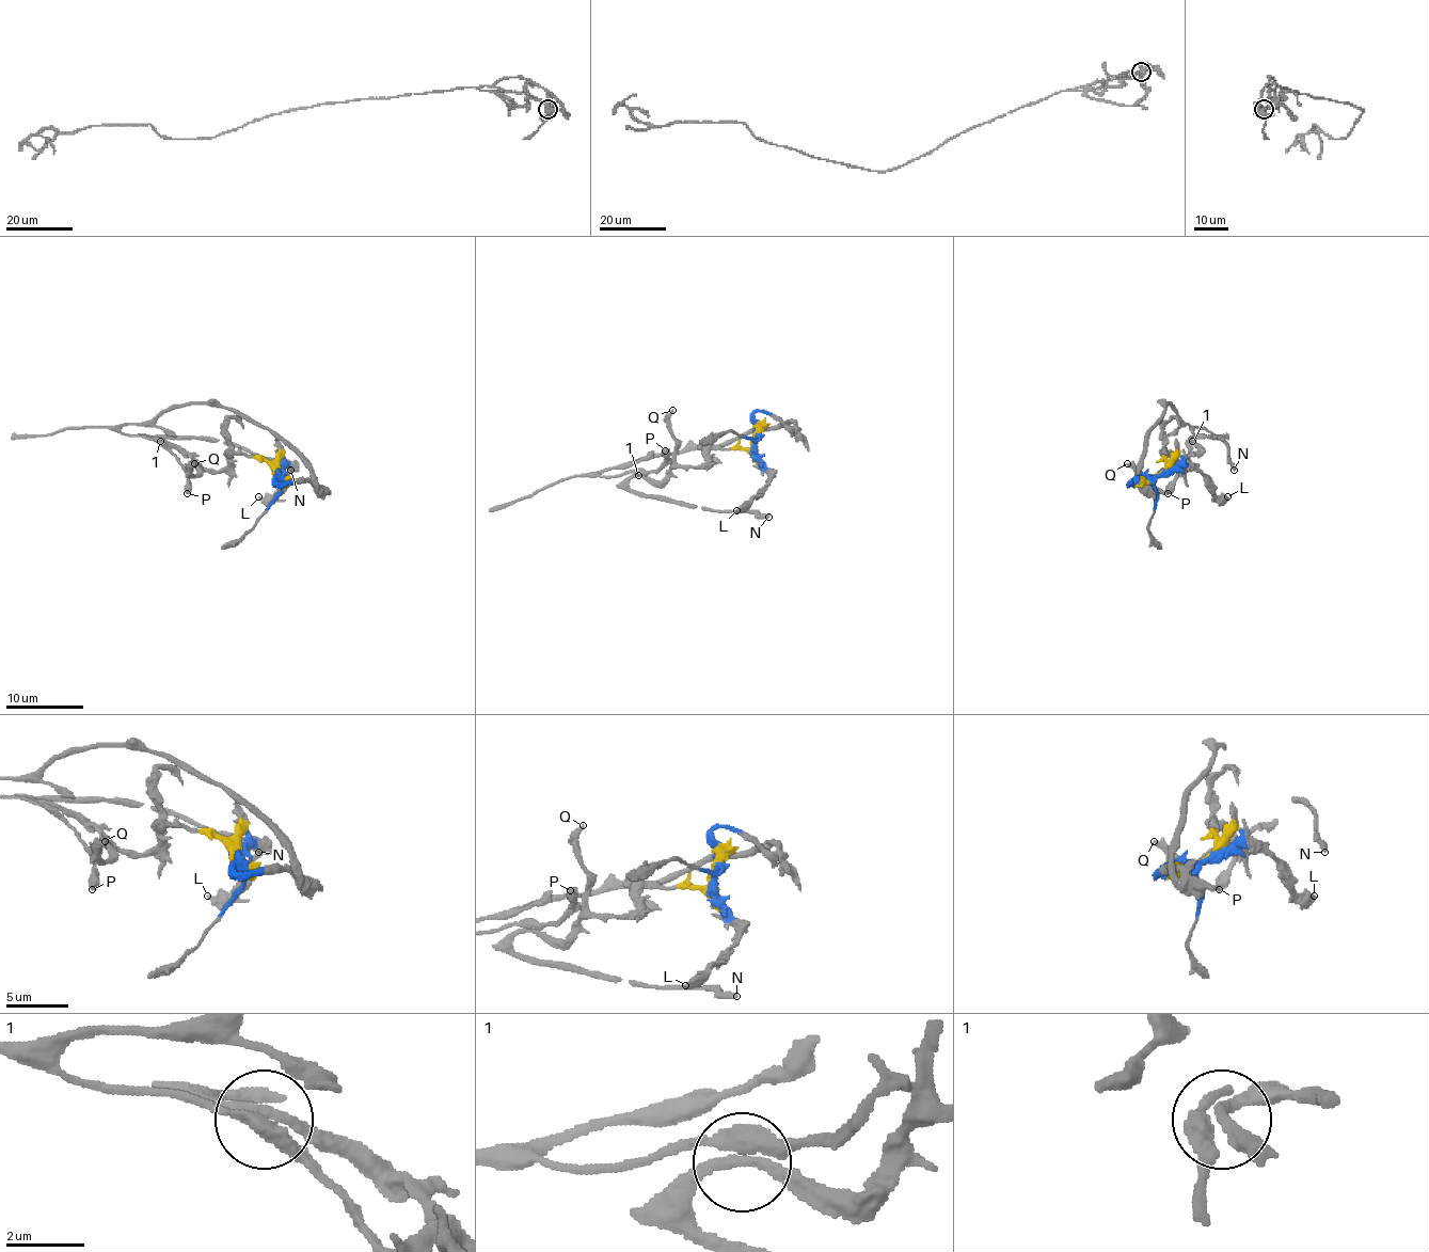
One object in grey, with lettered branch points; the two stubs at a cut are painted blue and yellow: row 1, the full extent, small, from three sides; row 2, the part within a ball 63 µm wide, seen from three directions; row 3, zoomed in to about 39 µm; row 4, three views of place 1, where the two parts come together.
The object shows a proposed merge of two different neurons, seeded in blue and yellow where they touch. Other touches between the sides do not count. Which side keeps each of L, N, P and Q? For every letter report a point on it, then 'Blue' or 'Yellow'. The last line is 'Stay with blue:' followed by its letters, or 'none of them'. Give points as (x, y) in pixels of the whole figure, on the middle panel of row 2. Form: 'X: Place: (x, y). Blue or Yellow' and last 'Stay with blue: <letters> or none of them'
L: Place: (736, 510). Blue
N: Place: (768, 517). Yellow
P: Place: (665, 450). Blue
Q: Place: (672, 410). Yellow
Stay with blue: L, P

